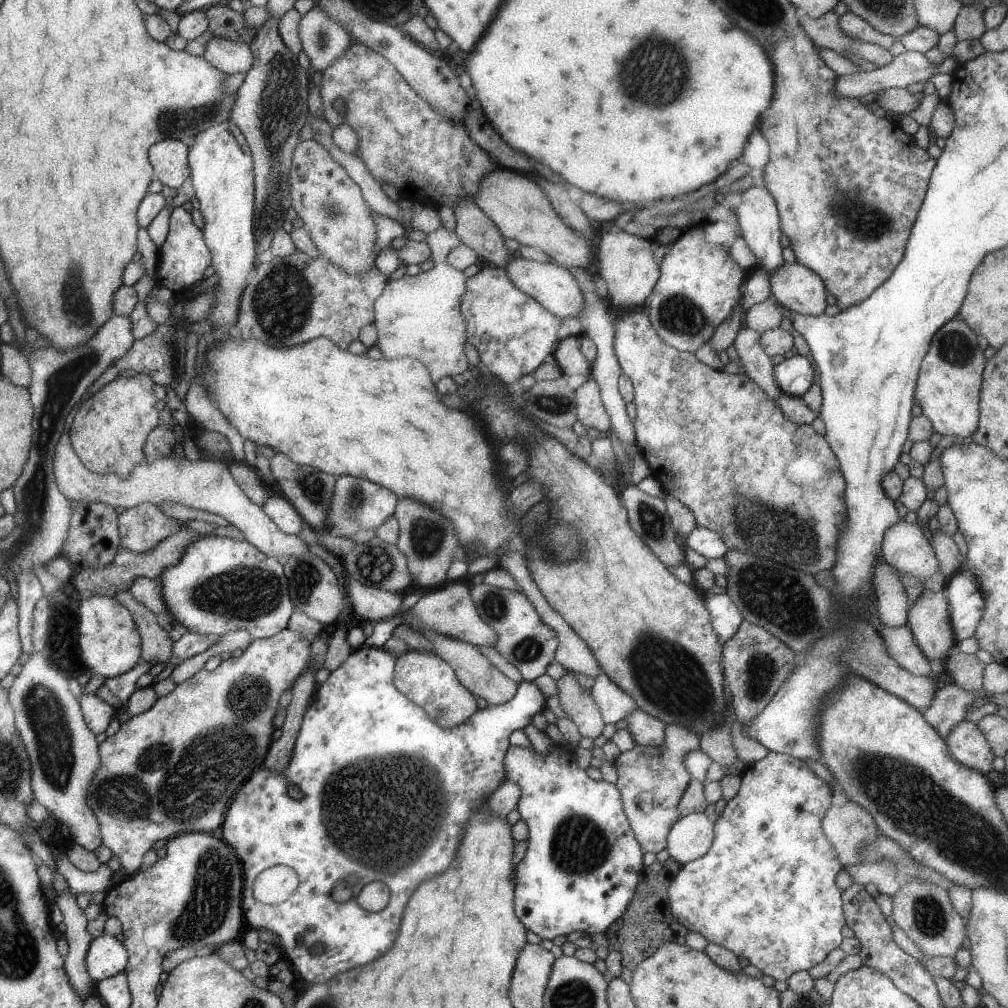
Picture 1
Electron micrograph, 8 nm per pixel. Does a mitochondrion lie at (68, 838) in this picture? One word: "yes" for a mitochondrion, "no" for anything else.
no

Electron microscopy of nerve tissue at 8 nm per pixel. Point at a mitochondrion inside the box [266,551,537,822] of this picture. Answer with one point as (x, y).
(305, 573)

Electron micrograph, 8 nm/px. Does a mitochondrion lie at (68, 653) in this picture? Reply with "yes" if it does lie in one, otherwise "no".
yes

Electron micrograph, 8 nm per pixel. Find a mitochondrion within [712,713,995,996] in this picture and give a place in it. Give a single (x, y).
(929, 917)

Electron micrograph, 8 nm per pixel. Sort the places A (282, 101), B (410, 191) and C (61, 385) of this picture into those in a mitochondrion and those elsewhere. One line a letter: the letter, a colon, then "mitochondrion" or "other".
A: mitochondrion
B: other
C: mitochondrion

